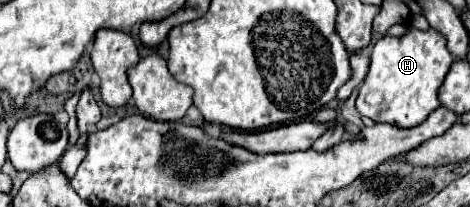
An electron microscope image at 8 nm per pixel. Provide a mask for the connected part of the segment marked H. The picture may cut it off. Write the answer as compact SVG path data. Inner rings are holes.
M409 30L407 34L395 38L395 36L383 36L371 52L371 68L369 74L363 82L363 86L359 88L359 96L357 96L357 110L361 116L369 116L373 122L385 122L385 124L397 124L401 128L411 128L421 124L433 110L439 108L439 100L437 100L437 90L443 84L449 68L451 68L453 56L445 46L445 38L435 32L435 30Z

